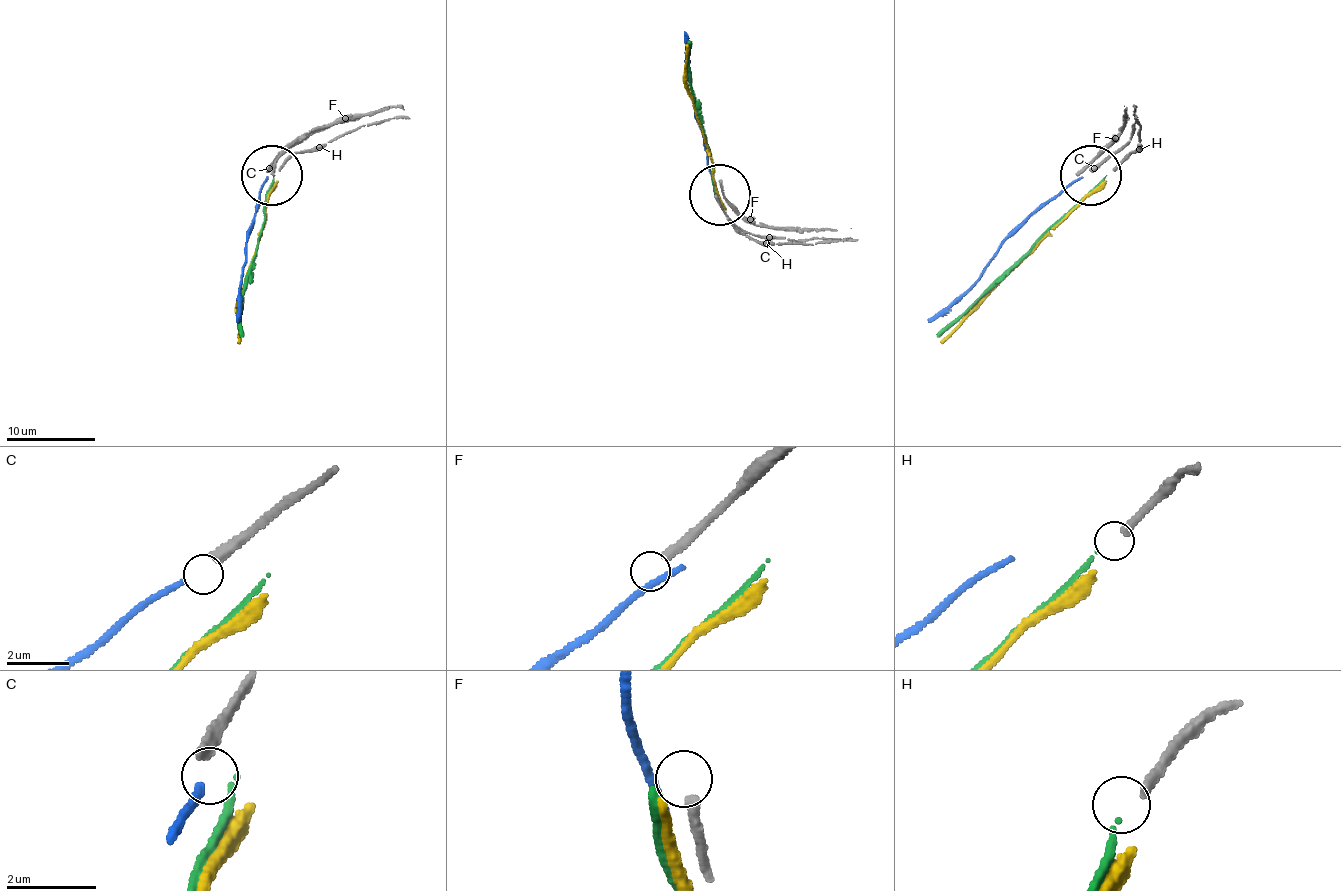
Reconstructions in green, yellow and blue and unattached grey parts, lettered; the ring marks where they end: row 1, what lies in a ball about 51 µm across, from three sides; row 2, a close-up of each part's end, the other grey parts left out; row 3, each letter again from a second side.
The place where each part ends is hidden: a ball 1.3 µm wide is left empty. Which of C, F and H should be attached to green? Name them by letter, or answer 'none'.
H

